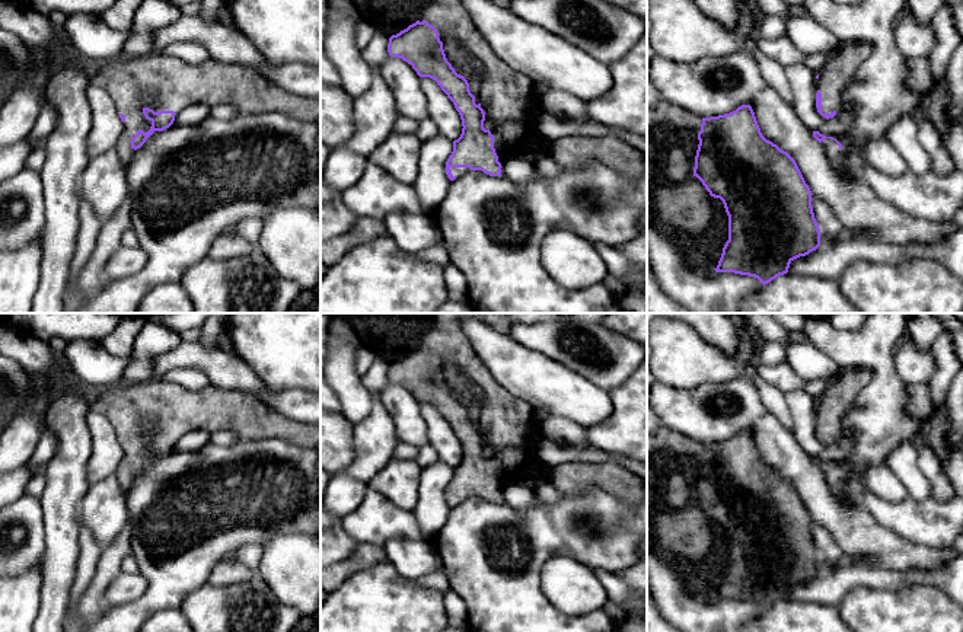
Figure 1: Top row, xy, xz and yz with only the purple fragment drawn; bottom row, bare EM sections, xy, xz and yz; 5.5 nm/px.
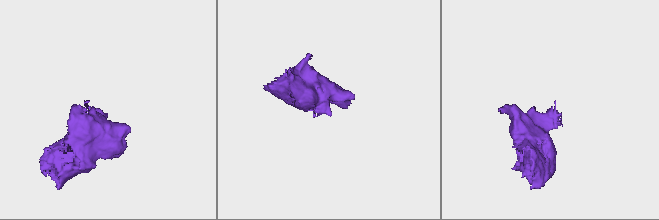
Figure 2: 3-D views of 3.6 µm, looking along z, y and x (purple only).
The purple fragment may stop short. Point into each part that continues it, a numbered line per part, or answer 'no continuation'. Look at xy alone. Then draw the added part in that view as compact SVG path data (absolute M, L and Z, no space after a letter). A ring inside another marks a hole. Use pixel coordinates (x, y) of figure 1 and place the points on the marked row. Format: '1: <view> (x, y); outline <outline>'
1: xy (168, 83); outline M149 52L137 58L117 57L111 61L93 64L92 84L101 86L115 102L118 114L125 116L124 133L117 143L121 157L135 151L131 138L138 130L147 133L152 122L144 116L143 108L150 103L154 112L173 111L175 116L189 105L205 103L216 106L230 103L235 114L283 112L299 121L318 121L321 118L321 98L302 98L278 87L261 73L243 64L224 64L214 58L203 64L188 64L163 52Z

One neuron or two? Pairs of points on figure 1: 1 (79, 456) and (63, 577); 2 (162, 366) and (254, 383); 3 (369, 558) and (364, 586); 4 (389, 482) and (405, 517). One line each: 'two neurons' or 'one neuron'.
1: one neuron
2: one neuron
3: two neurons
4: two neurons

